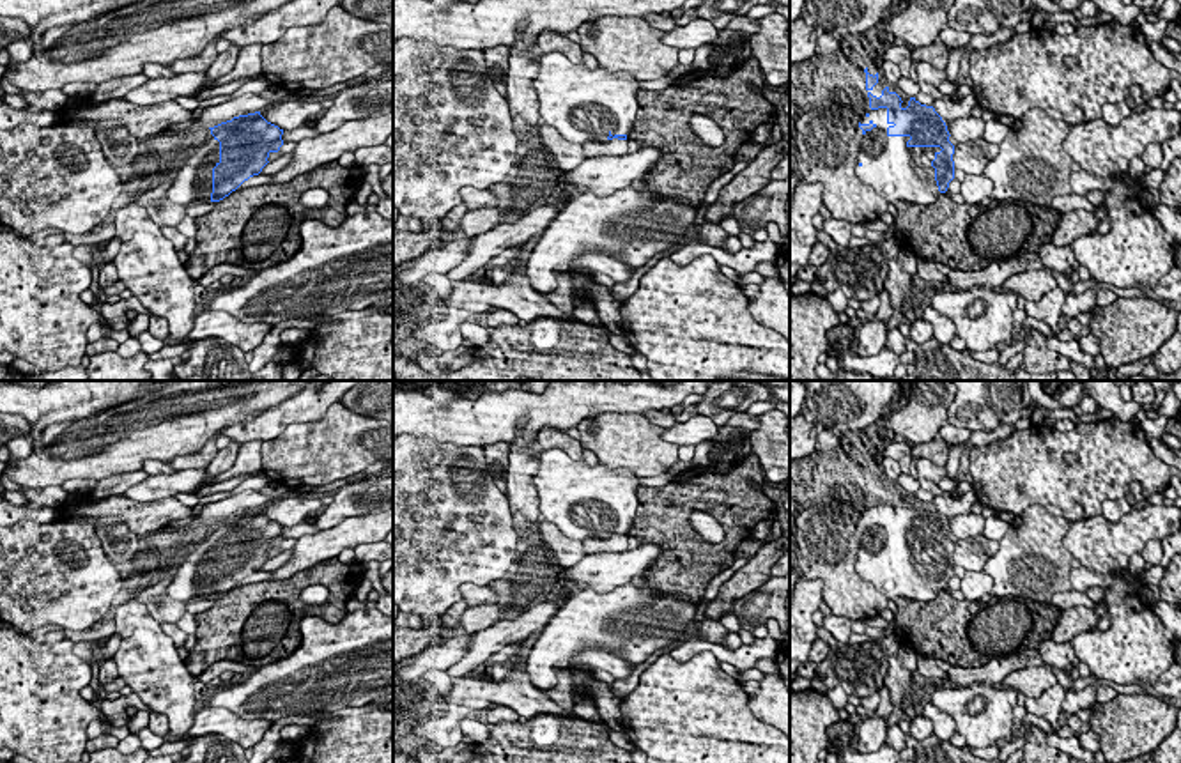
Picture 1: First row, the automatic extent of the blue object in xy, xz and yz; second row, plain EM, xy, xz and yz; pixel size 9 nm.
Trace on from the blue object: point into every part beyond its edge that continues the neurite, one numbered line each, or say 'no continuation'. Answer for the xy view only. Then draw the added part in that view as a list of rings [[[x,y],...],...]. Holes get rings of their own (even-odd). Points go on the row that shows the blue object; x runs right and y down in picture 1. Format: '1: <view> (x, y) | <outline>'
1: xy (193, 179) | [[[211,135],[184,161],[184,165],[175,170],[174,184],[168,189],[168,200],[182,207],[186,207],[193,198],[211,202],[212,168],[218,163],[220,163],[220,142]]]

